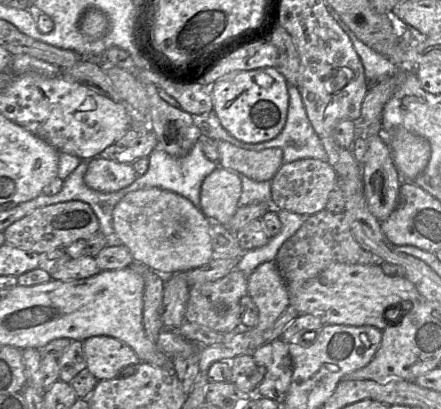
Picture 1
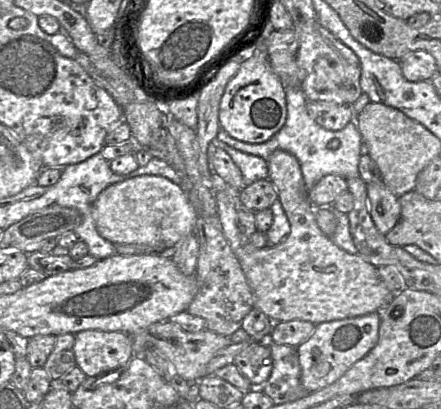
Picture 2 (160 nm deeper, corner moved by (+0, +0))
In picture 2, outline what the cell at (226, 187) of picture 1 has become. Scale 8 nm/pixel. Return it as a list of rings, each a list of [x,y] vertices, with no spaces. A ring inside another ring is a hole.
[[[276,150],[266,161],[268,179],[275,186],[278,199],[290,223],[290,232],[280,243],[267,245],[254,251],[245,250],[244,238],[236,225],[239,207],[235,193],[224,186],[218,186],[214,193],[217,217],[222,226],[223,234],[239,260],[251,288],[254,296],[254,307],[262,311],[273,322],[303,320],[317,325],[378,312],[382,307],[387,306],[395,294],[385,286],[378,274],[377,267],[365,261],[358,253],[350,254],[339,248],[319,229],[315,219],[316,208],[308,199],[297,158],[287,151]]]

